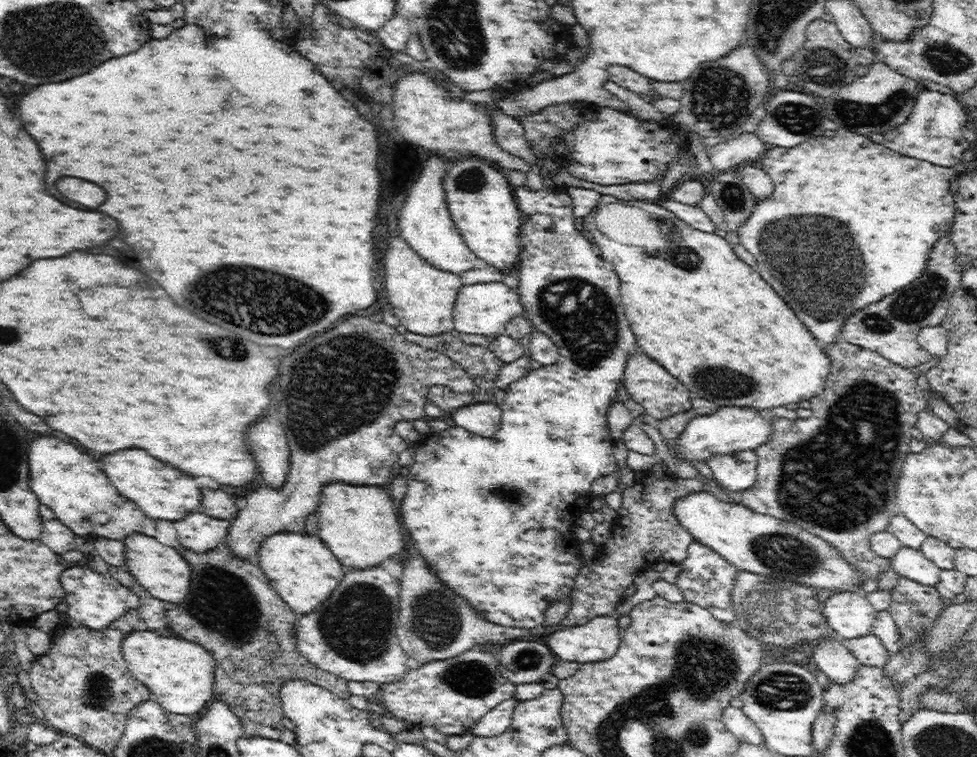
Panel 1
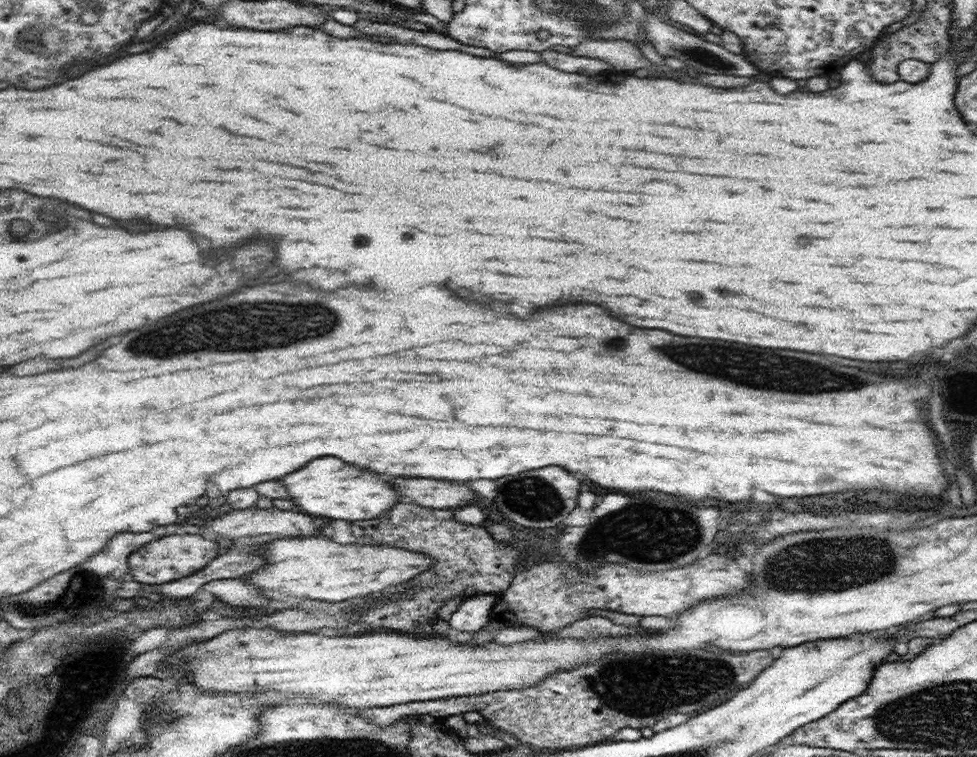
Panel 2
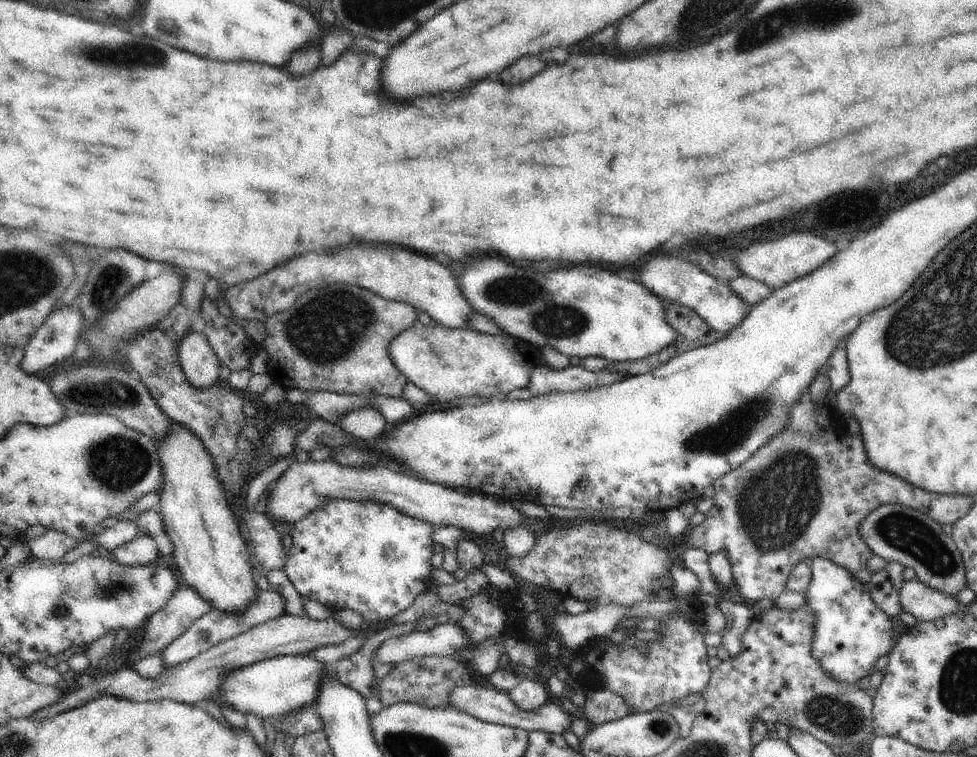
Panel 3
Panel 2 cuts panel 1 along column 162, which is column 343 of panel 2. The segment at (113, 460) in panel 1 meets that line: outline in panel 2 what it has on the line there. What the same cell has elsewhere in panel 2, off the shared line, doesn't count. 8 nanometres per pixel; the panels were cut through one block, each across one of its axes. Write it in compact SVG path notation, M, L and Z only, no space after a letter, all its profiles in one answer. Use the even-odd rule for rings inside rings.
M336 456L312 460L304 468L284 476L282 482L286 484L292 502L296 502L304 512L312 516L320 514L338 520L368 520L390 510L390 506L398 500L396 492L384 480L380 480L378 474L346 464Z

